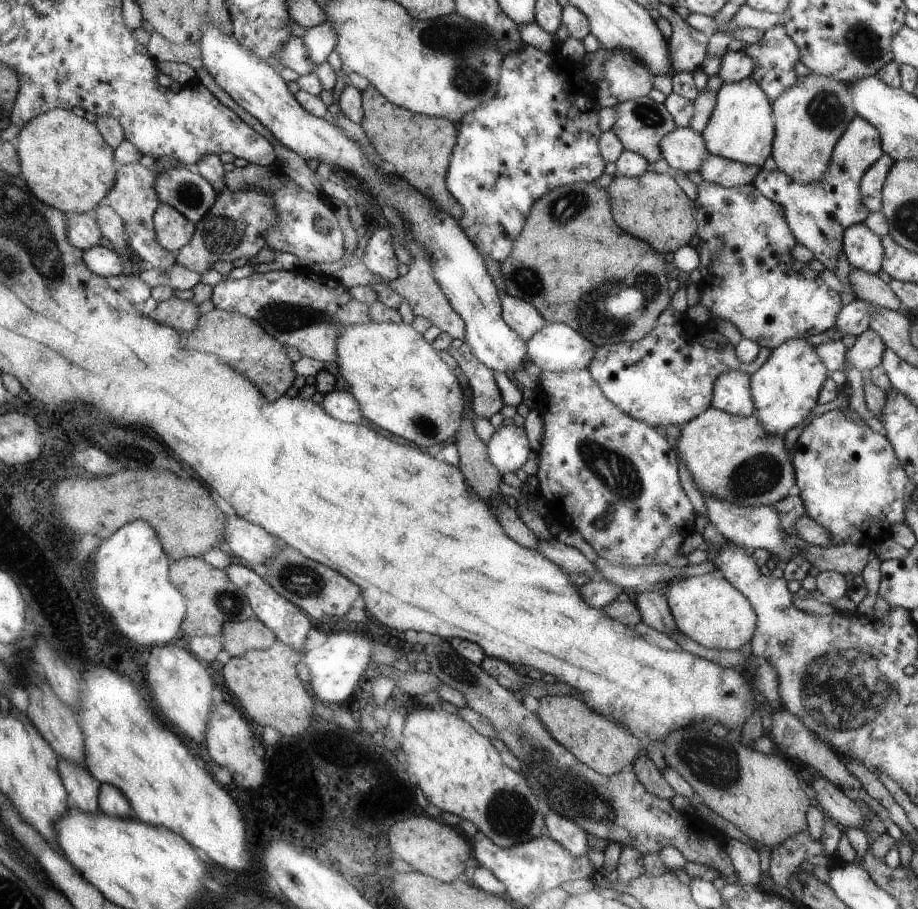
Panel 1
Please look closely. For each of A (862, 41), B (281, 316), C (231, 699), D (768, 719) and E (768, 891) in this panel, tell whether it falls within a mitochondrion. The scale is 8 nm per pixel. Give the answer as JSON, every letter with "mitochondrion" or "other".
{"A":"mitochondrion","B":"mitochondrion","C":"other","D":"other","E":"other"}

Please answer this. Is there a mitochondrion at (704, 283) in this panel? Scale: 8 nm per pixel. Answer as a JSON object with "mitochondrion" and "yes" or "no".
{"mitochondrion":"no"}

